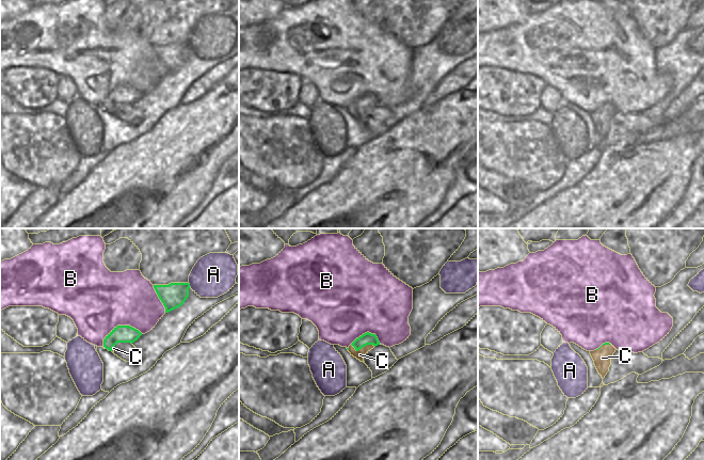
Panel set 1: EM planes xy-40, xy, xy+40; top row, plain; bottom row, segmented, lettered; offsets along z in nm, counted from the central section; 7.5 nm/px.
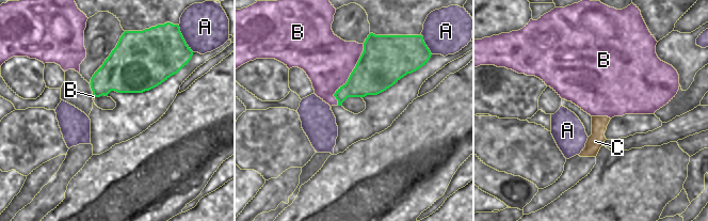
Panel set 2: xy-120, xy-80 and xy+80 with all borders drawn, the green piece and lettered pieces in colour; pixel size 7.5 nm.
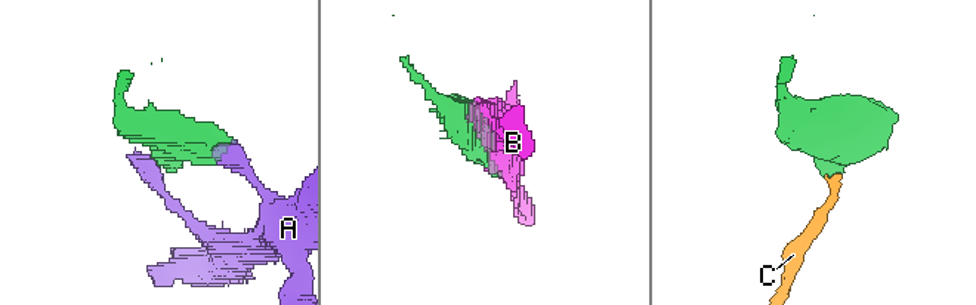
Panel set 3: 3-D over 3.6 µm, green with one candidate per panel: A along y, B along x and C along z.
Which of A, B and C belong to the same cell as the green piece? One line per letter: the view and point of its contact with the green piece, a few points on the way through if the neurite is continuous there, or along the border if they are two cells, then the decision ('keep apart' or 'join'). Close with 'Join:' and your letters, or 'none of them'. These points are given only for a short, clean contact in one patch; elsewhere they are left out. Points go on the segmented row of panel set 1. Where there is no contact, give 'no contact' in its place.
A: meets green in xy-40 at (189, 285); keep apart
B: meets green in xy-40 at (120, 326); keep apart
C: meets green in xy at (363, 346); runs through xy (367, 338), (363, 346), (360, 354); join
Join: C

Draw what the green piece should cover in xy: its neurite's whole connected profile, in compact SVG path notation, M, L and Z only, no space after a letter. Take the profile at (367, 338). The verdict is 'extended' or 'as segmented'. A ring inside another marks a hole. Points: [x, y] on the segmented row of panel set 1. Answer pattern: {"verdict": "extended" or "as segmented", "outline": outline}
{"verdict": "extended", "outline": "M369 332L363 334L356 338L348 348L351 355L364 362L364 356L375 346L380 345L380 342L375 334Z"}

